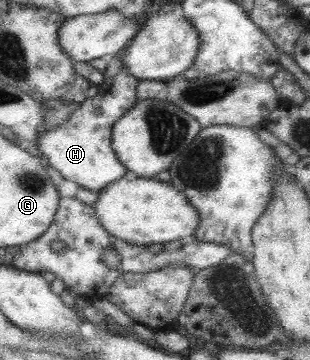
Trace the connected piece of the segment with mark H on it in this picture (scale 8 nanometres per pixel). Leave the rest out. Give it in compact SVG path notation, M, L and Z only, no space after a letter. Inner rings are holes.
M121 49L108 63L104 81L99 84L98 93L82 103L69 103L68 119L57 126L48 128L36 139L36 150L47 164L56 169L64 179L78 186L100 193L108 184L129 175L111 146L113 123L116 123L133 105L137 103L137 83L134 76L124 68L125 49Z

